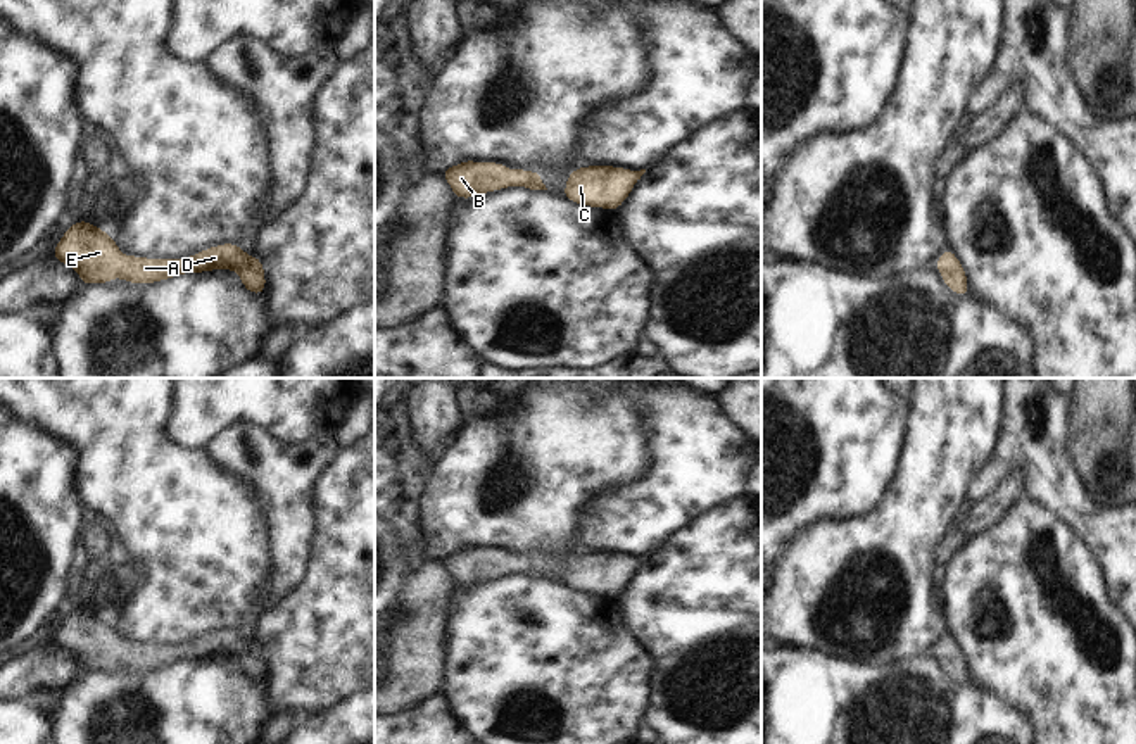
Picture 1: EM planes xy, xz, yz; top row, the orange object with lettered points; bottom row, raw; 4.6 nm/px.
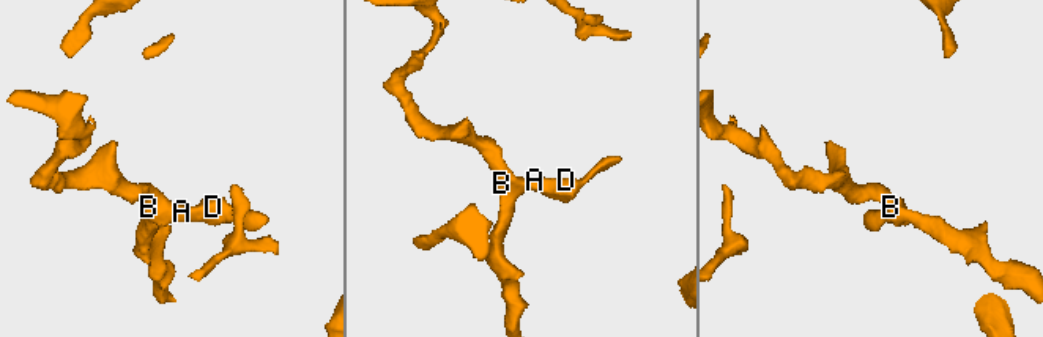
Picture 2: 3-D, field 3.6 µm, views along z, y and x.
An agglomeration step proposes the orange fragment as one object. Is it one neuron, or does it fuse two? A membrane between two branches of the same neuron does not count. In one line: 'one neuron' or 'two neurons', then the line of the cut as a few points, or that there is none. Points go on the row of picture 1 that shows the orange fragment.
one neuron | no cut

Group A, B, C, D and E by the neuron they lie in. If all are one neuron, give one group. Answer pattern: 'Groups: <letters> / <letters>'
Groups: A B C D E

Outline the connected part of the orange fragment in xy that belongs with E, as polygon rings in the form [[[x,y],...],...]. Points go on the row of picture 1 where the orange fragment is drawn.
[[[79,219],[64,231],[52,255],[81,274],[79,285],[110,283],[117,276],[124,283],[159,283],[186,273],[228,269],[240,274],[247,292],[262,295],[266,290],[262,261],[230,242],[185,259],[123,255],[109,233]]]

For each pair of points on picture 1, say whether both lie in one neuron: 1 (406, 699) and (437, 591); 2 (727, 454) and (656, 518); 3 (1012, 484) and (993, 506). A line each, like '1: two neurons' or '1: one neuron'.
1: one neuron
2: one neuron
3: one neuron

